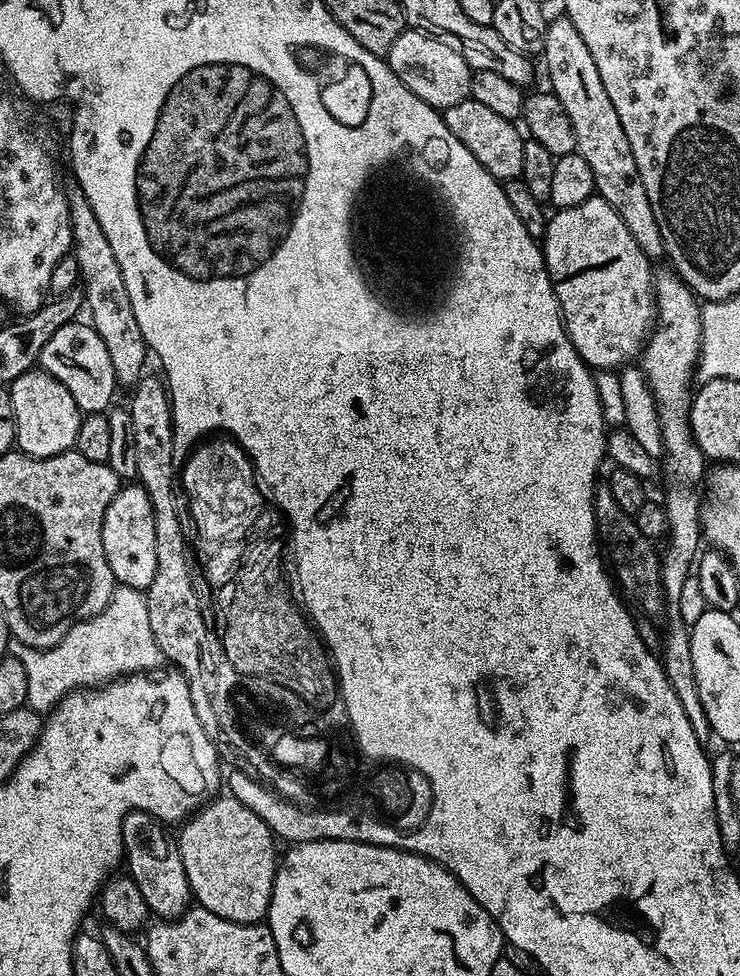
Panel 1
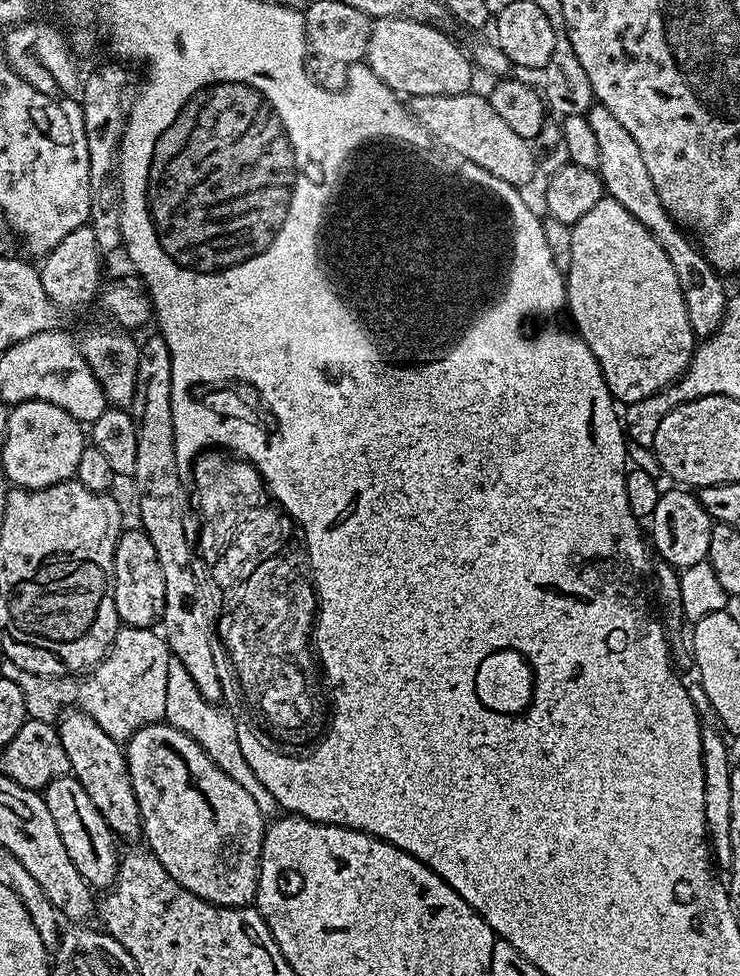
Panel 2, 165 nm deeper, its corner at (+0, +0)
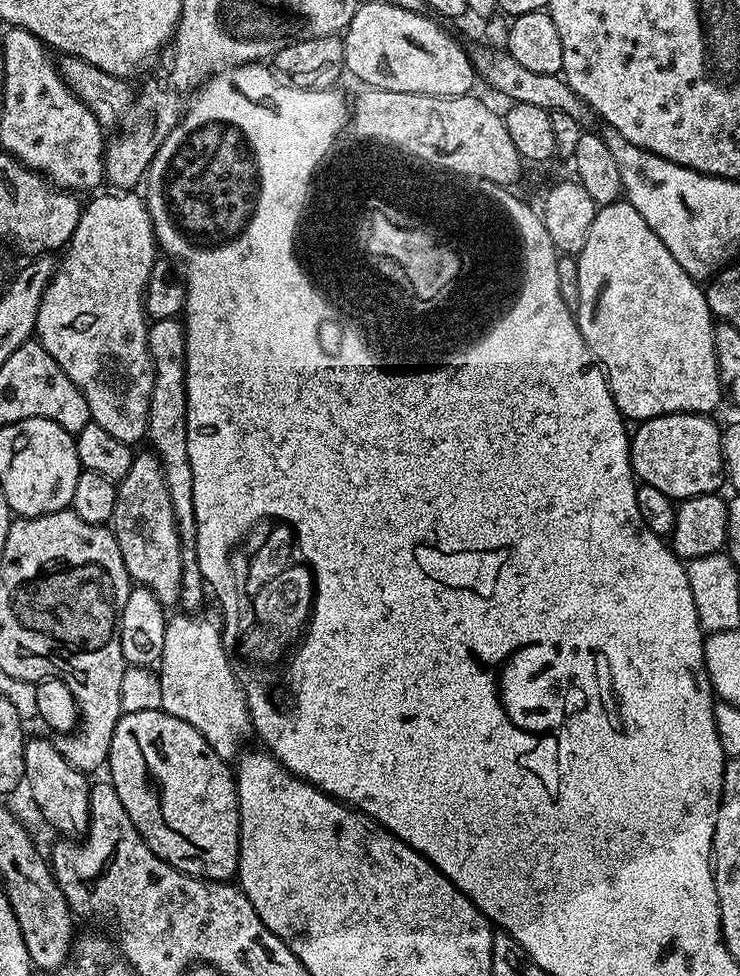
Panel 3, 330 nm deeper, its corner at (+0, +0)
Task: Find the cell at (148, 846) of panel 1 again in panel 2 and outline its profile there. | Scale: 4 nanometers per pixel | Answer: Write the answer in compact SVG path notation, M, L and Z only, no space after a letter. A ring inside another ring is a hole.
M73 706L59 717L55 725L60 735L62 750L66 750L66 758L70 758L71 775L90 794L90 802L98 806L98 814L106 818L112 835L124 840L140 840L142 836L142 821L138 810L138 798L134 798L134 786L128 773L128 757L125 749L90 714Z

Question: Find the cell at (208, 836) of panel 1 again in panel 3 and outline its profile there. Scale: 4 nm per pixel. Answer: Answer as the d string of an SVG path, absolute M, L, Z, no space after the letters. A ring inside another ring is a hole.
M160 708L124 712L112 735L106 772L112 775L109 776L110 783L114 786L122 806L126 806L126 814L130 814L130 822L134 822L138 834L146 842L146 846L150 846L150 850L154 850L154 854L158 854L158 858L162 858L170 866L174 866L186 874L197 876L199 880L223 880L228 882L237 875L236 867L240 861L240 799L236 793L236 778L229 761L219 757L211 749L210 744L206 742L206 738L194 726L180 718L172 717Z

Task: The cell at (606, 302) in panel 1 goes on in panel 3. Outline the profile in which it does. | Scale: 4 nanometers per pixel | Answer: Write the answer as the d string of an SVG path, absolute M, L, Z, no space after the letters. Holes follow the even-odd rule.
M623 198L615 200L613 204L599 205L596 210L594 222L590 226L590 234L586 234L586 246L582 246L582 250L580 251L579 256L576 257L576 261L578 262L578 302L580 303L574 310L576 325L580 328L580 333L586 342L586 346L590 349L592 355L595 356L596 363L604 369L607 375L608 388L612 391L612 397L618 406L620 415L627 418L629 421L639 422L642 420L649 420L655 416L674 414L675 412L702 412L705 414L715 413L715 408L720 404L720 396L722 400L722 389L720 386L720 375L718 374L718 362L716 361L716 355L714 354L714 330L716 329L716 324L714 323L714 317L710 310L710 306L708 305L708 300L704 296L704 288L701 287L697 281L692 280L690 278L690 274L686 274L686 270L682 270L682 266L678 266L678 262L674 262L674 254L670 254L670 250L666 250L666 246L662 246L662 238L658 238L658 234L654 234L654 230L650 230L650 226L646 226L646 218L642 218L642 214L638 214L638 210L634 210L634 206L629 204L628 201Z

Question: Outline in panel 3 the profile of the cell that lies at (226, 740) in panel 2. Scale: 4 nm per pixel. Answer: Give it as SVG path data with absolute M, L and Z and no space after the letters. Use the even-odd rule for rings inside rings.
M177 612L178 614L172 616L169 615L165 624L166 628L166 636L163 639L163 648L162 654L160 655L160 662L158 665L158 675L160 677L160 685L162 686L162 702L161 709L170 714L172 717L180 718L182 721L186 721L190 723L204 738L206 738L206 742L208 742L211 746L211 749L214 750L219 757L222 757L223 760L233 761L241 751L242 745L241 742L245 736L245 734L249 733L251 729L251 720L249 718L249 710L248 710L248 699L245 698L245 687L242 684L239 684L235 674L234 666L231 662L231 657L228 655L227 649L224 647L223 633L221 629L217 629L212 623L202 620L200 616L194 614L187 614L184 612Z

